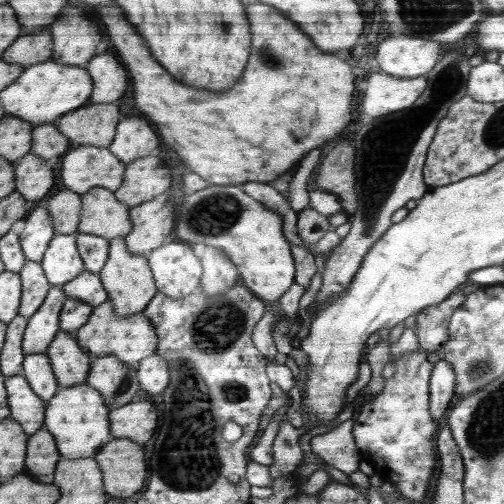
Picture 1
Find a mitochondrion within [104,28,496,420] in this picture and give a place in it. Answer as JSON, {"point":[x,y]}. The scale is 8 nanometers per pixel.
{"point":[375,189]}

